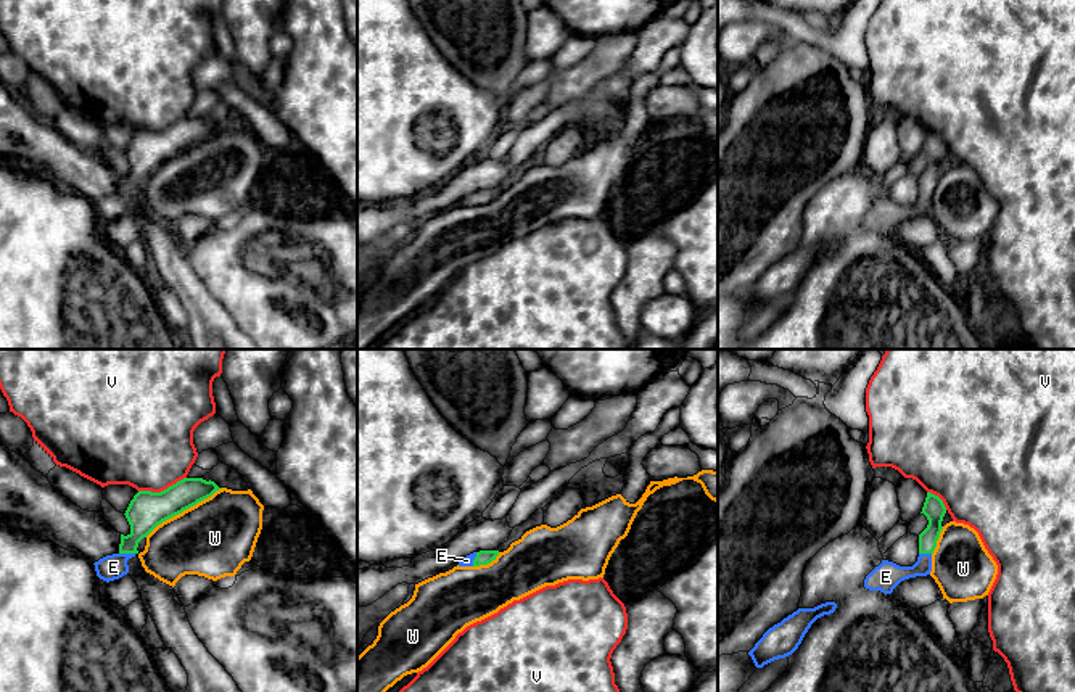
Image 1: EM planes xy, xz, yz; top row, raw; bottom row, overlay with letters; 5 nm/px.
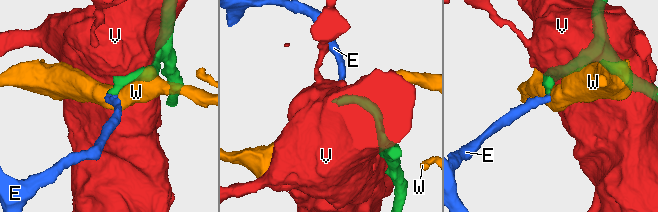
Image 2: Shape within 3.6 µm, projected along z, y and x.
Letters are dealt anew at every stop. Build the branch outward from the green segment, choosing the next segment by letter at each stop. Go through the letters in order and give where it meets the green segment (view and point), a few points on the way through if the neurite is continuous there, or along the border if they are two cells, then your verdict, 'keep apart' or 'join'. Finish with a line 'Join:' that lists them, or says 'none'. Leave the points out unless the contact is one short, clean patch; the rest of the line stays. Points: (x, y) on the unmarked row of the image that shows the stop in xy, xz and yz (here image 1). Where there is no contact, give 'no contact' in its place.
E: meets green in xy at (127, 192); runs through xy (147, 148), (127, 192), (113, 206); join
V: meets green in xy at (161, 131); keep apart
W: meets green in xy at (184, 148); keep apart
Join: E

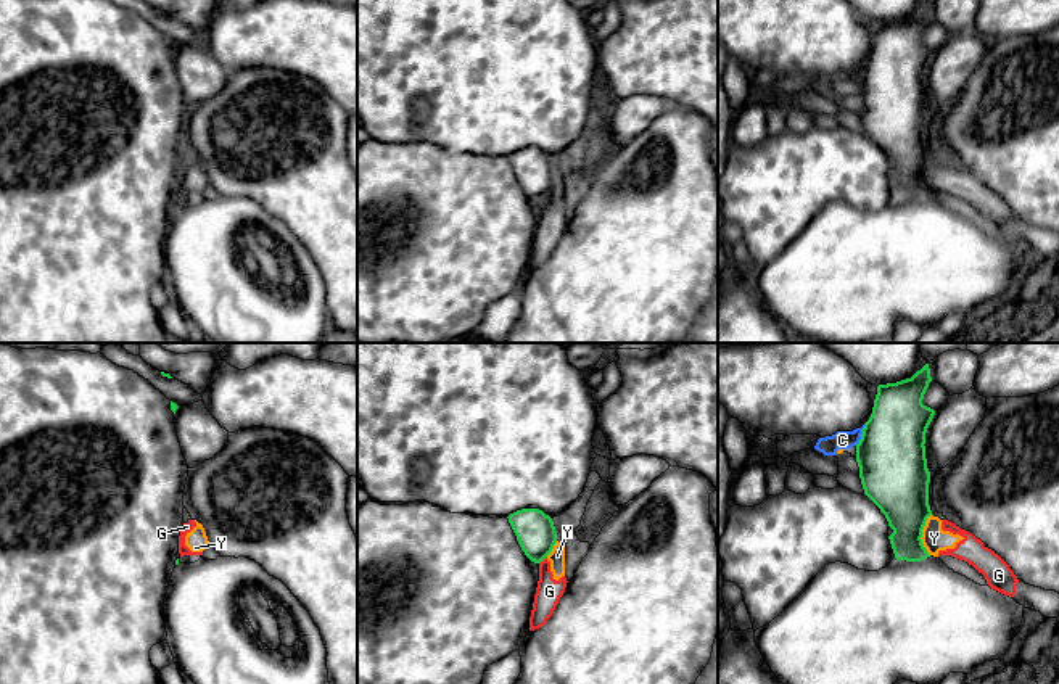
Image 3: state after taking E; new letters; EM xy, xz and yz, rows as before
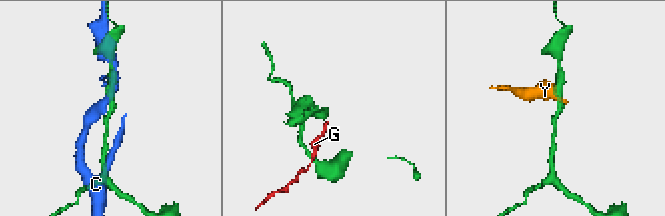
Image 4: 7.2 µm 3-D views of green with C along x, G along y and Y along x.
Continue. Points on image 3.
C: meets green in yz at (861, 74); border along yz (865, 65), (855, 84); keep apart
G: meets green in xz at (543, 198); border along xz (546, 195), (539, 203); keep apart
Y: meets green in yz at (921, 174); border along yz (931, 153), (921, 177), (929, 195); keep apart
Join: none

